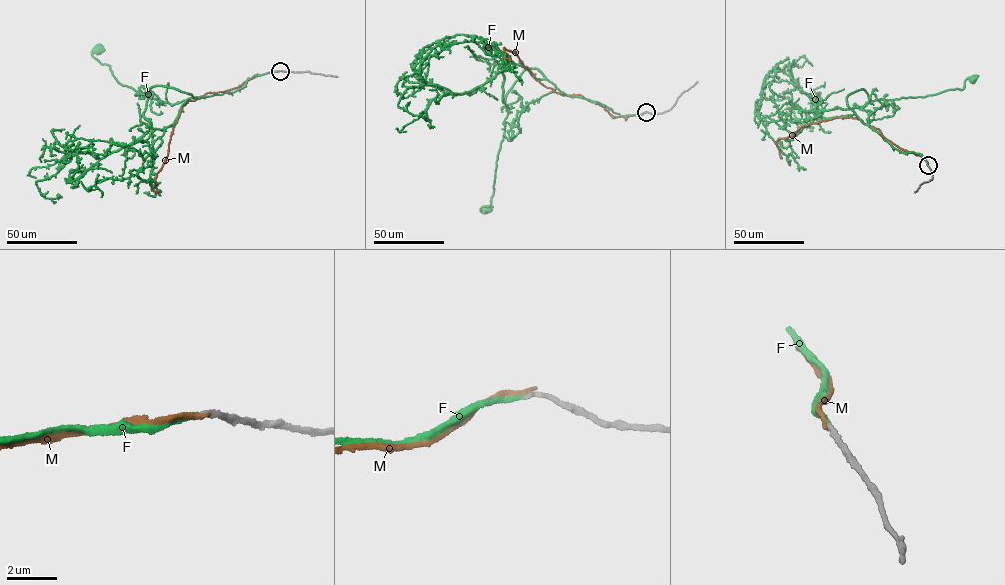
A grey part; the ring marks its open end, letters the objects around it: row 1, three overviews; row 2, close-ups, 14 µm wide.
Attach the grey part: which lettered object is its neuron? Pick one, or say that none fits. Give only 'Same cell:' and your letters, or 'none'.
Same cell: F

